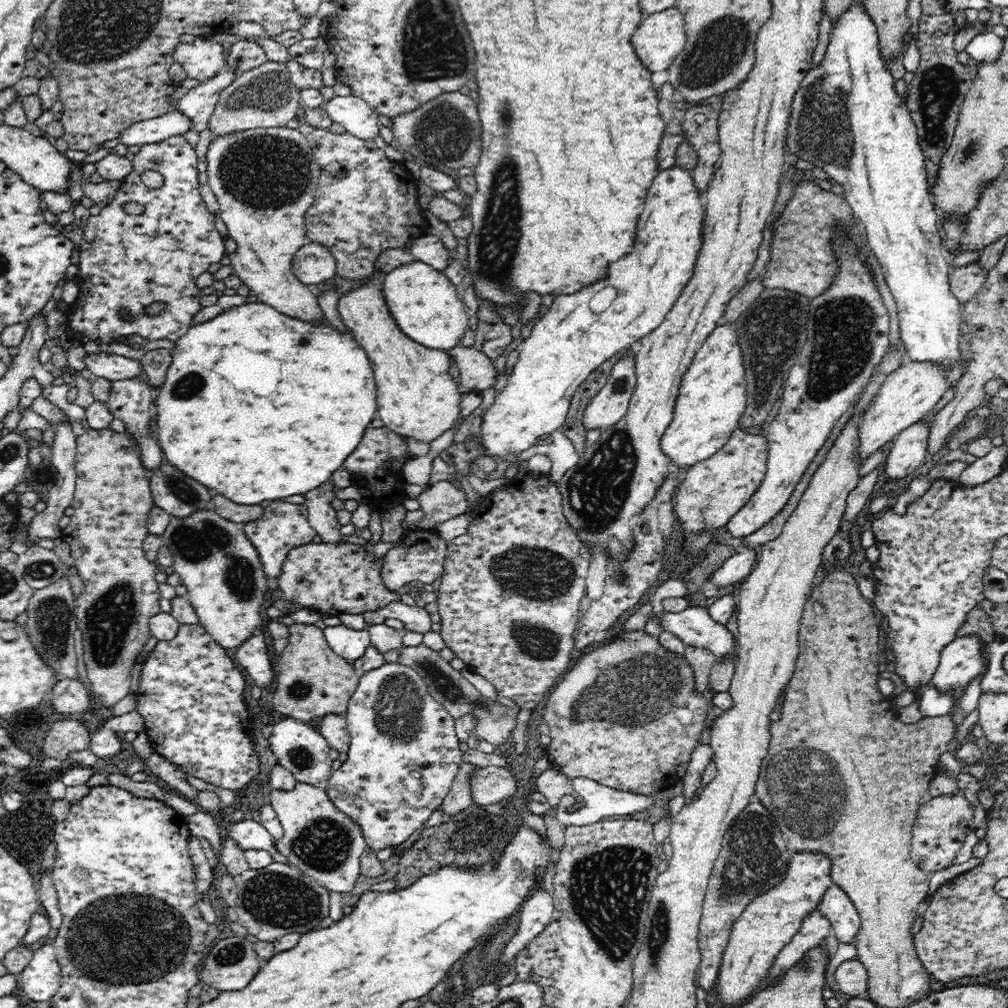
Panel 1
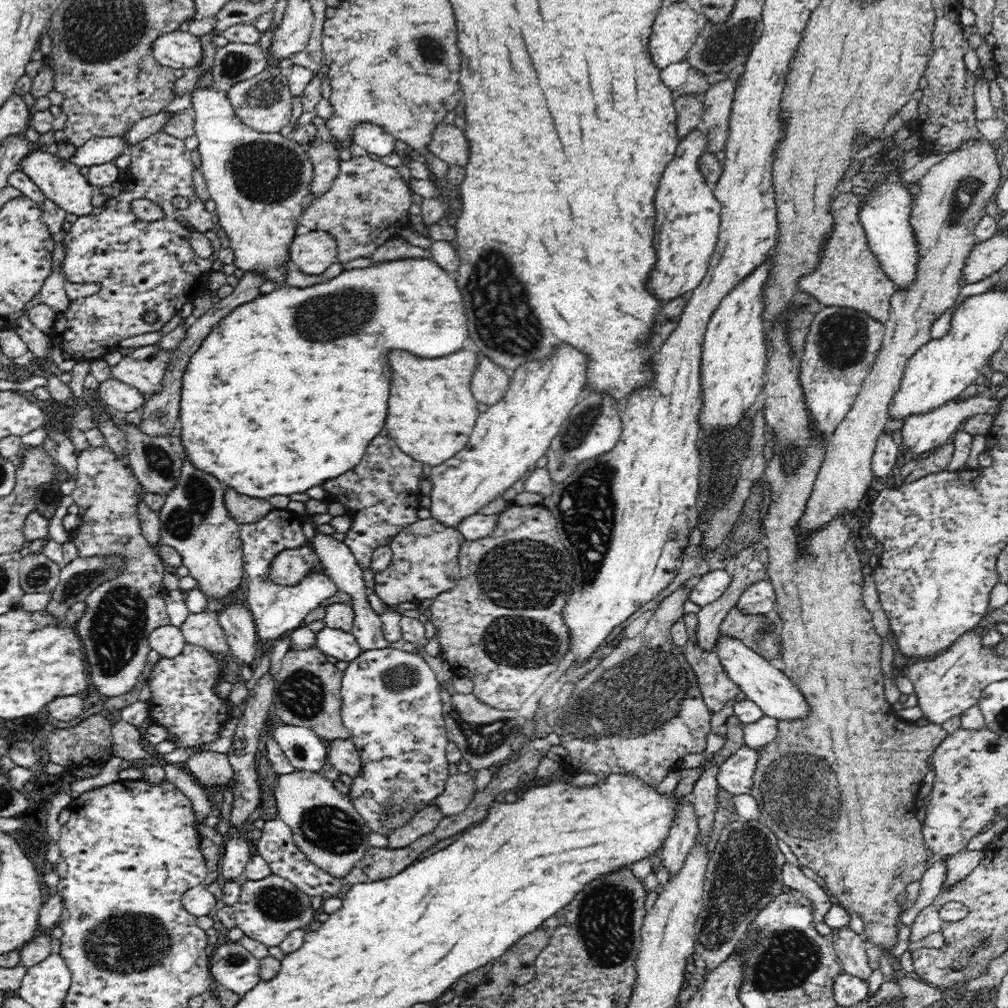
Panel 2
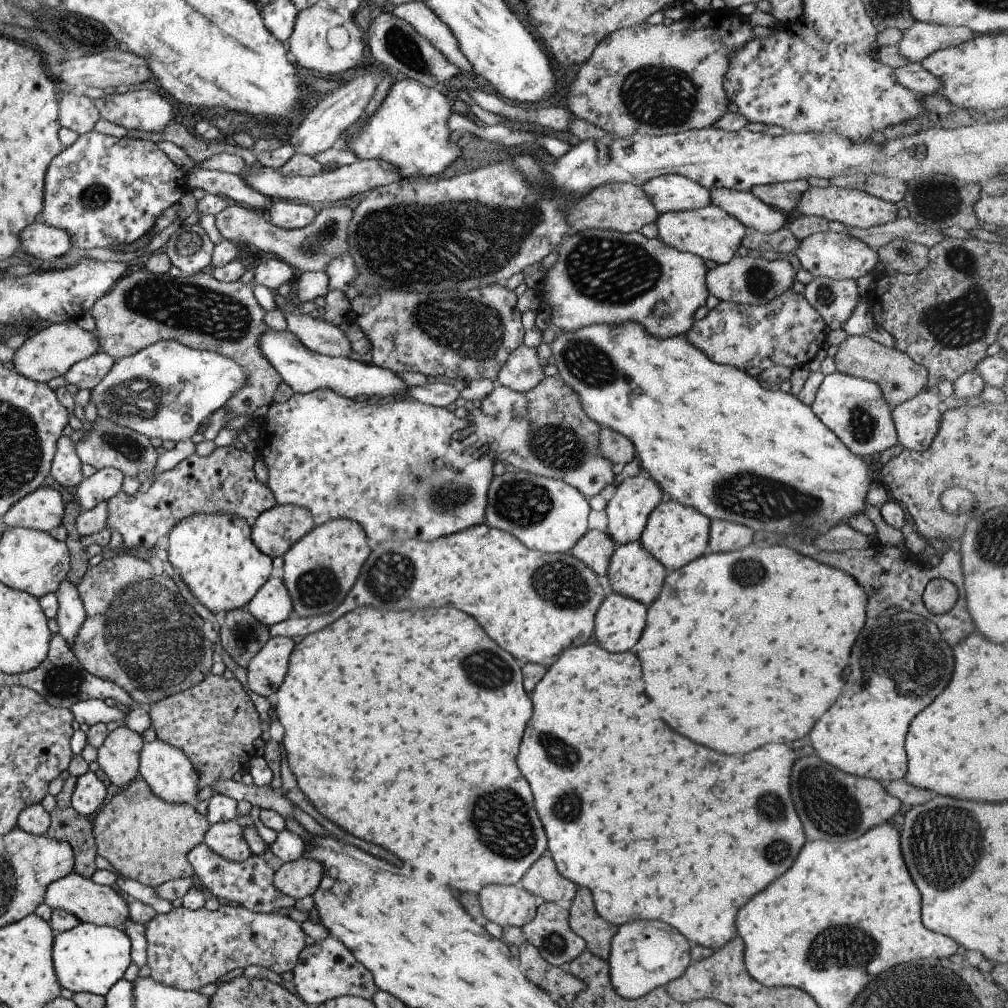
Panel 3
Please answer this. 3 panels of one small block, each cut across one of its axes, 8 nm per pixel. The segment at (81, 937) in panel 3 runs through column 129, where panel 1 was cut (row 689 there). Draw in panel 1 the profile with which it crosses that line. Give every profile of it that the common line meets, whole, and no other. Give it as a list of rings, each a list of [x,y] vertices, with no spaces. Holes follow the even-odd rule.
[[[975,636],[956,638],[942,649],[941,658],[931,682],[942,691],[952,691],[956,699],[962,695],[966,684],[984,672],[984,661],[980,657],[980,646],[984,644]]]

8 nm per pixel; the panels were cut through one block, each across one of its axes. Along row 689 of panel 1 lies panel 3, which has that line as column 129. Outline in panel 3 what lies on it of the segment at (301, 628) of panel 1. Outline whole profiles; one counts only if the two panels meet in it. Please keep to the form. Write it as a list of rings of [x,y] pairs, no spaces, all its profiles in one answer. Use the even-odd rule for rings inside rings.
[[[147,269],[137,270],[119,278],[107,294],[91,305],[90,313],[99,349],[115,360],[131,356],[157,341],[177,341],[189,348],[215,352],[239,364],[247,380],[223,404],[228,425],[238,421],[238,417],[251,416],[259,406],[269,406],[273,391],[282,382],[259,352],[257,340],[261,332],[271,328],[263,321],[267,312],[255,301],[249,283],[239,280],[224,283],[204,271],[173,277],[168,272],[155,275]]]

